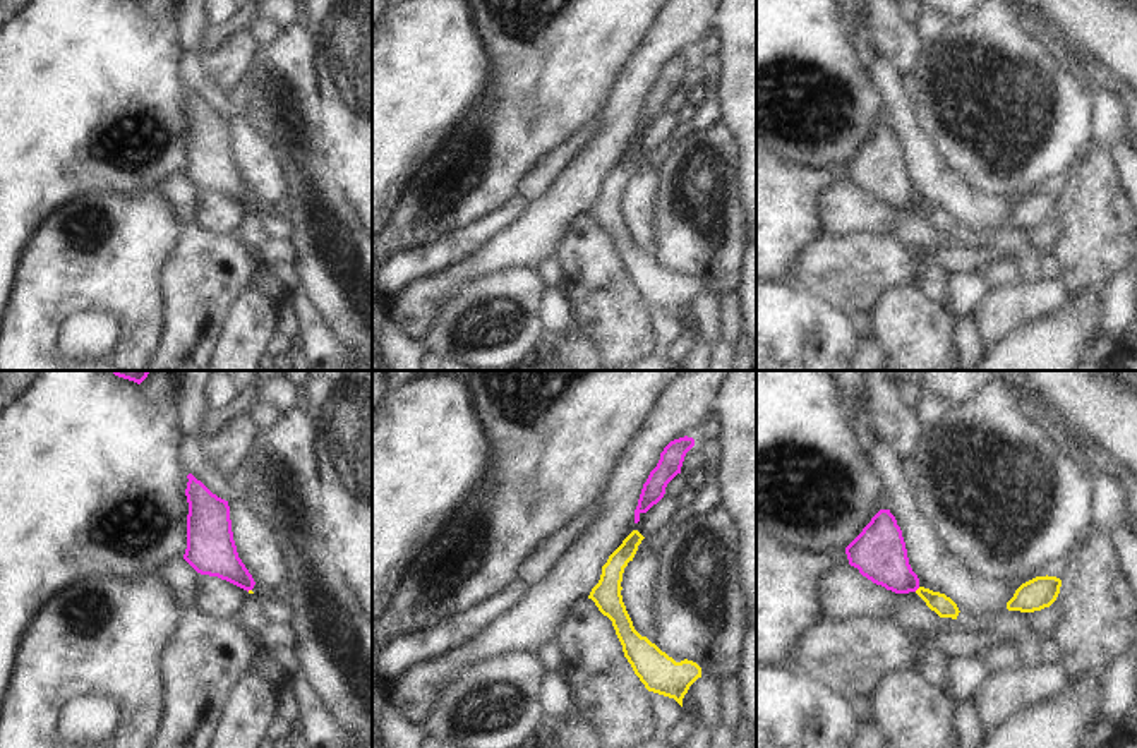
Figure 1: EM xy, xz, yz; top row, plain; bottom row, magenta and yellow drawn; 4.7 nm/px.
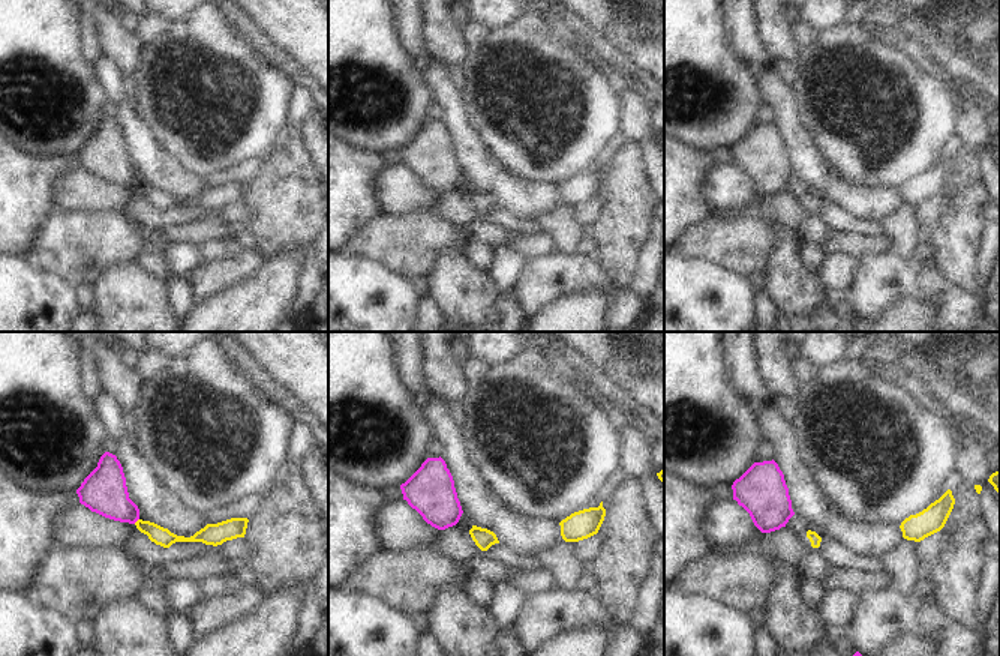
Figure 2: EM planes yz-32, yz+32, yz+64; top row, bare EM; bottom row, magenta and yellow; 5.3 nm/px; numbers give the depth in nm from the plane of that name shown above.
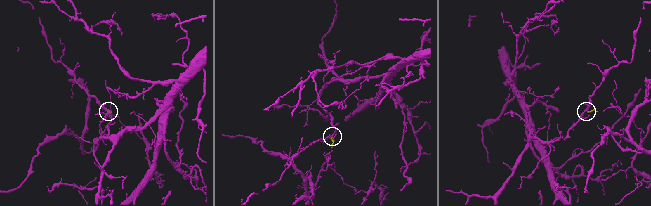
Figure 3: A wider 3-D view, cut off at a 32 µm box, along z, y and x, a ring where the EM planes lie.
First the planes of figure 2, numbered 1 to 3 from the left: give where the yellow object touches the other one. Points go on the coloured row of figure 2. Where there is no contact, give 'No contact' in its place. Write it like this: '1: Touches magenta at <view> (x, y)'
1: Touches magenta at yz-32 (135, 521)
2: No contact
3: No contact.

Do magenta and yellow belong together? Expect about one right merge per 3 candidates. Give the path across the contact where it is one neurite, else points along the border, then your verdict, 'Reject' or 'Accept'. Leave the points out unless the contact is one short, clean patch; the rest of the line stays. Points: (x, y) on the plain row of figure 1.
Boundary: yz (920, 203), (914, 206). Reject.

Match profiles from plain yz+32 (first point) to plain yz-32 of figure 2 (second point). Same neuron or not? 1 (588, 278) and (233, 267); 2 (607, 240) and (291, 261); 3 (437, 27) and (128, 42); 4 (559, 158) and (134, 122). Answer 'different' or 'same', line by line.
1: same
2: different
3: same
4: different

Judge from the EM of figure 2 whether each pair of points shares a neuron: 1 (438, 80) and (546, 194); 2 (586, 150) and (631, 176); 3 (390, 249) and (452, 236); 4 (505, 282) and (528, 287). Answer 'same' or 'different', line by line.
1: same
2: different
3: same
4: different

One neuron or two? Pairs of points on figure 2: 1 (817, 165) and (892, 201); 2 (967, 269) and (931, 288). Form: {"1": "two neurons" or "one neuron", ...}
{"1": "one neuron", "2": "two neurons"}

